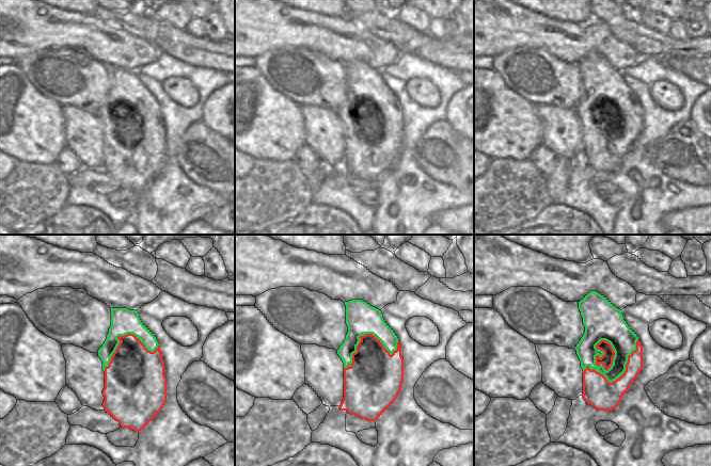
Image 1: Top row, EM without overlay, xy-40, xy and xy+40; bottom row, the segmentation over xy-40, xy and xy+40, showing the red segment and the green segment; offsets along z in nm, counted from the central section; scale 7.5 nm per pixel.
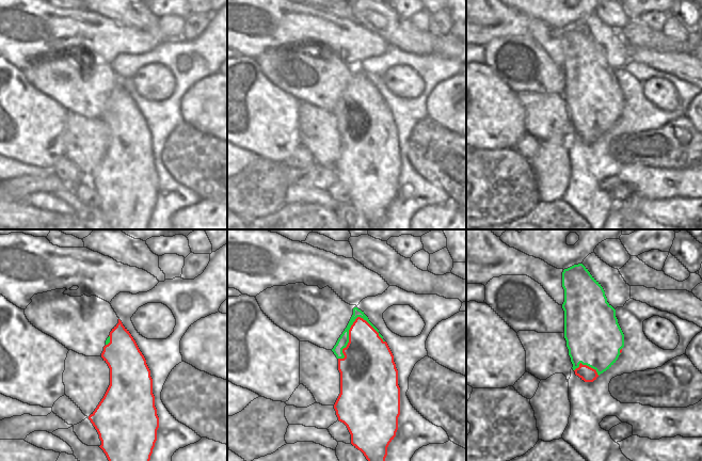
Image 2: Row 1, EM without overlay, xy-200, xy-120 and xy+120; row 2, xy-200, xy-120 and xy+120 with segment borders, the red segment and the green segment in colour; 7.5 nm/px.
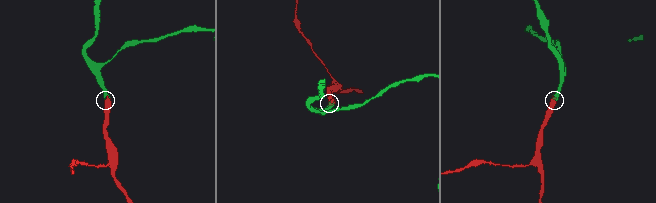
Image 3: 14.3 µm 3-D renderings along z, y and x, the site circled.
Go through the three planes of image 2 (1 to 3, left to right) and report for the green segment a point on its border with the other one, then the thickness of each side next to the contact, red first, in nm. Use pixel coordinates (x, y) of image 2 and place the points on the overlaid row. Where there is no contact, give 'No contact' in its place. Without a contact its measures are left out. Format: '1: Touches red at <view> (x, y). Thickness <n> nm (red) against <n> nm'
1: Touches red at xy-200 (110, 340). Thickness 280 nm (red) against 30 nm
2: Touches red at xy-120 (351, 326). Thickness 320 nm (red) against 80 nm
3: Touches red at xy+120 (586, 365). Thickness 120 nm (red) against 420 nm.

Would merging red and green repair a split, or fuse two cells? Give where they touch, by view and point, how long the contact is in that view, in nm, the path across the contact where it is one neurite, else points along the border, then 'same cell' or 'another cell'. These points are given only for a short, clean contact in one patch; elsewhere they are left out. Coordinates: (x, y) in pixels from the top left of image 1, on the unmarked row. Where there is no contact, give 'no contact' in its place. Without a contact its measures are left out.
contact xy (366, 95); length 460 nm; same cell

